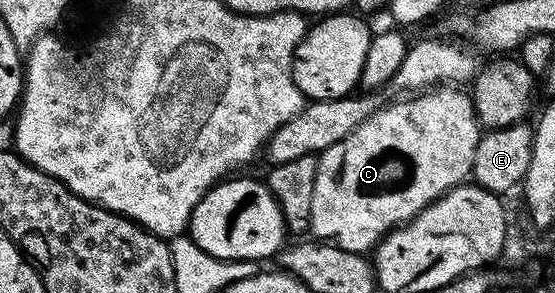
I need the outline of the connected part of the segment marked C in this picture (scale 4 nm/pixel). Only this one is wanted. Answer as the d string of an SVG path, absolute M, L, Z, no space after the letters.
M441 83L427 91L420 91L415 95L405 96L408 97L405 101L396 101L393 105L385 104L377 109L375 113L370 114L358 127L354 127L354 131L350 131L350 135L346 135L346 139L334 143L334 147L326 147L326 151L319 154L316 162L314 203L310 203L311 236L322 242L332 242L333 245L344 248L346 251L363 255L367 254L369 251L375 250L376 246L380 244L380 240L384 238L384 234L392 232L398 225L411 221L427 205L437 201L448 189L453 189L455 185L467 182L472 172L475 148L478 147L482 136L482 126L476 120L476 108L472 105L471 96L465 90L463 93L460 89L463 88L457 87L452 83Z

